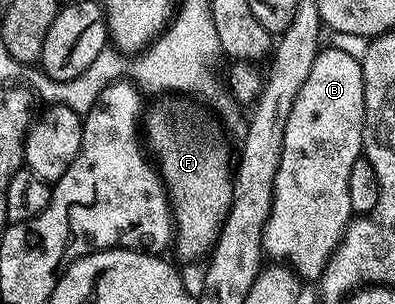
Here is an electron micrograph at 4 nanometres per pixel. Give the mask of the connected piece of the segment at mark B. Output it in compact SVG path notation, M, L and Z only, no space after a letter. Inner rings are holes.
M331 48L321 49L320 54L314 60L314 68L310 68L310 76L306 76L306 84L302 84L302 92L298 92L298 100L294 100L294 108L290 108L290 120L286 120L282 156L278 164L278 176L274 180L272 211L264 229L264 248L269 259L281 260L283 263L289 264L304 280L307 278L316 280L323 274L330 256L335 252L336 245L344 239L344 231L348 229L348 223L354 217L349 197L350 168L353 167L356 160L362 157L364 148L364 77L360 63L361 59L346 56L346 52L338 52Z

